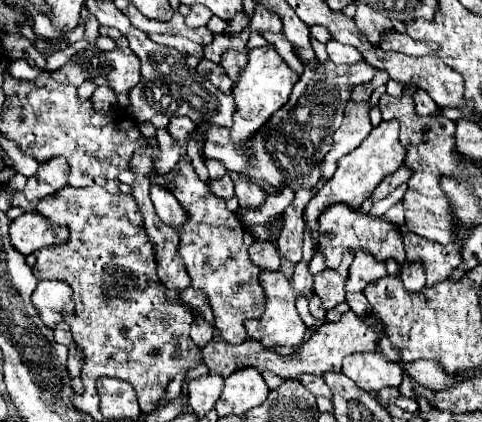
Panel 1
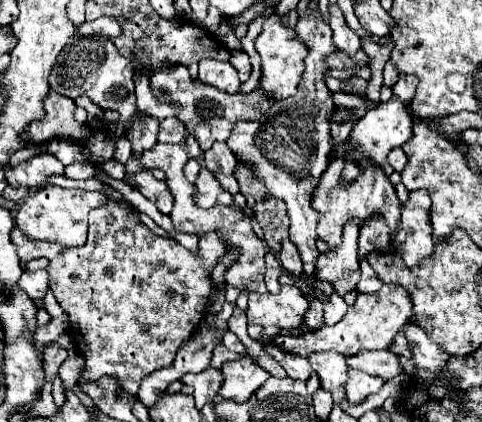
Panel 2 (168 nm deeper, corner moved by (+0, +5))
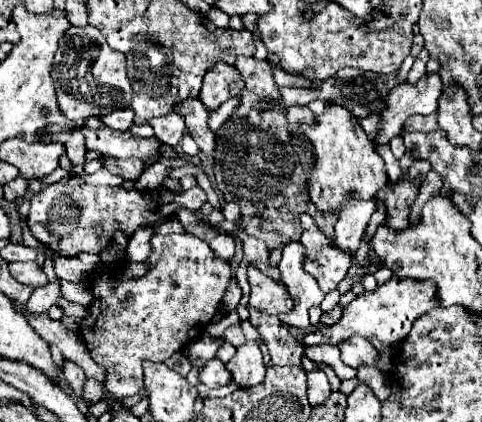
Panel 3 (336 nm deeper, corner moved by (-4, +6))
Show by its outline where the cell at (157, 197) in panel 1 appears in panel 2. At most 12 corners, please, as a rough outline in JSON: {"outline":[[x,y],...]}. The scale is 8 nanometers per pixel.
{"outline":[[151,171],[123,181],[137,187],[157,209],[171,213],[173,195]]}

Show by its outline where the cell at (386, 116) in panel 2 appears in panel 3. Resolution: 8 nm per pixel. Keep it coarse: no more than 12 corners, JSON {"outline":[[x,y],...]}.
{"outline":[[439,74],[389,92],[379,144],[401,134],[413,114],[433,114],[443,92]]}

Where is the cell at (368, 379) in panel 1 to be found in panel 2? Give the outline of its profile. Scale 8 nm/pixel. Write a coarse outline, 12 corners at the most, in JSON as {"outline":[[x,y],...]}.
{"outline":[[347,371],[347,401],[359,403],[383,387],[383,379]]}

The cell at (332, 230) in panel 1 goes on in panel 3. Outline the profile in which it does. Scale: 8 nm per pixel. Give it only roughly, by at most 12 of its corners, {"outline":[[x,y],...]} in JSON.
{"outline":[[329,102],[301,126],[307,178],[319,210],[367,200],[387,172],[359,118]]}

